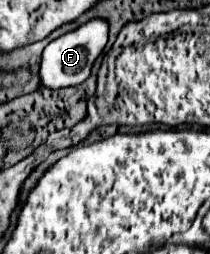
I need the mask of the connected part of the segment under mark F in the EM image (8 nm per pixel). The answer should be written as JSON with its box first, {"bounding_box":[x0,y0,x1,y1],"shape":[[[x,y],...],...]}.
{"bounding_box":[40,19,108,89],"shape":[[[92,19],[86,25],[78,27],[76,31],[66,33],[56,41],[48,43],[40,63],[40,85],[46,89],[64,89],[84,83],[90,75],[96,57],[106,47],[106,41],[108,41],[108,23],[104,19]]]}

